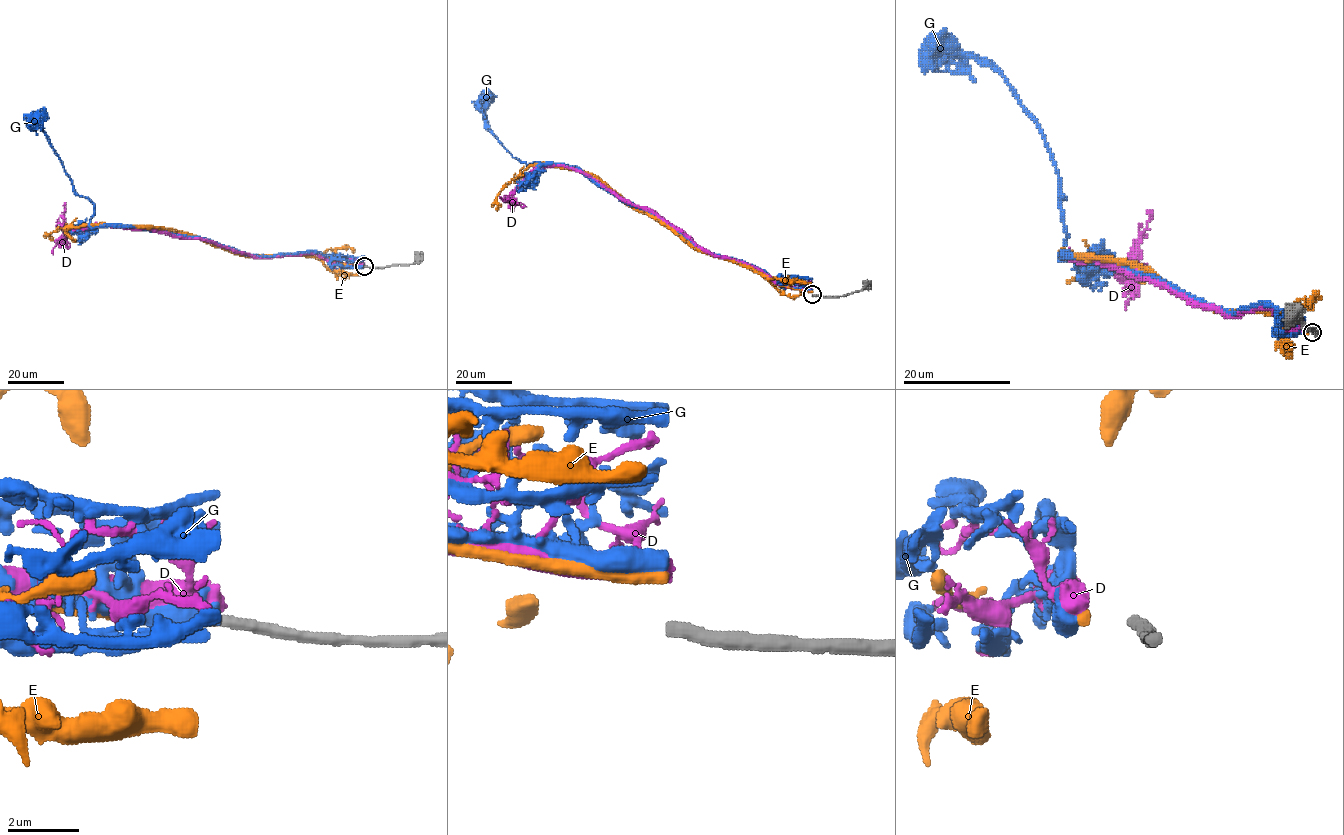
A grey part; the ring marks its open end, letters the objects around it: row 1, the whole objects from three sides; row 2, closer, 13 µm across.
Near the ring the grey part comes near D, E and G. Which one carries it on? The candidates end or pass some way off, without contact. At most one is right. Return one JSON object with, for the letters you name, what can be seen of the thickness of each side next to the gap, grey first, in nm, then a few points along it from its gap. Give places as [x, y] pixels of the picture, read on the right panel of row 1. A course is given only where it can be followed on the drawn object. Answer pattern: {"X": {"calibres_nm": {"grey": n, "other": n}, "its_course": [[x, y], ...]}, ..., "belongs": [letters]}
{"E": {"calibres_nm": {"grey": 360, "other": 380}, "its_course": [[1306, 331], [1286, 315], [1207, 309], [1129, 263], [1062, 252], [1102, 258], [1126, 272], [1151, 271]]}, "belongs": ["E"]}

